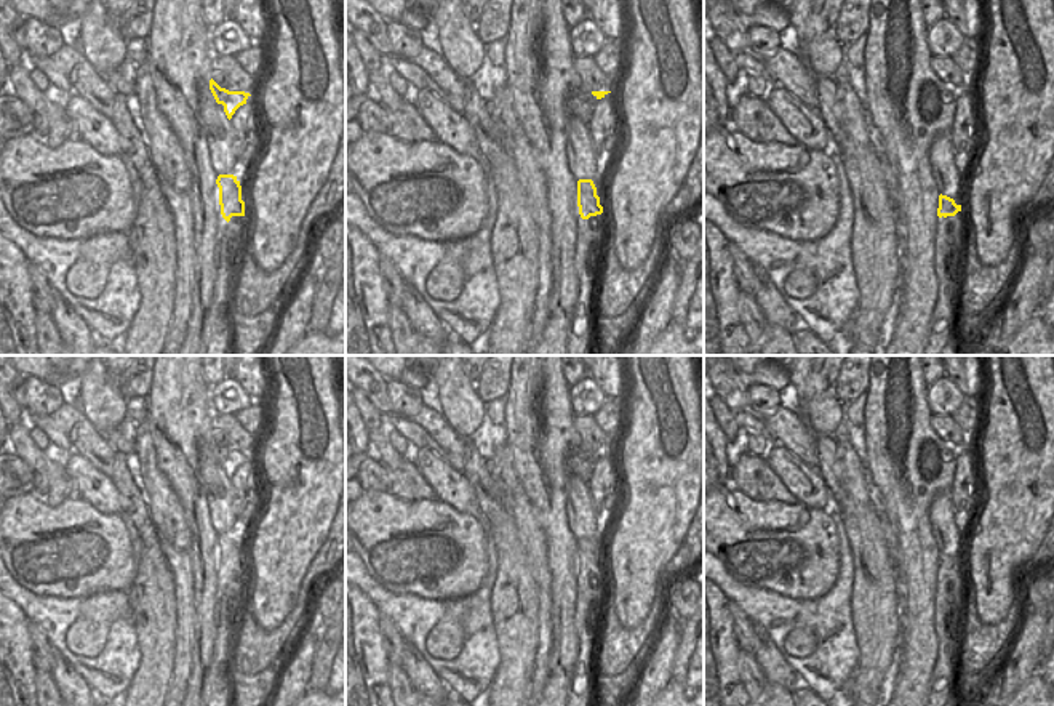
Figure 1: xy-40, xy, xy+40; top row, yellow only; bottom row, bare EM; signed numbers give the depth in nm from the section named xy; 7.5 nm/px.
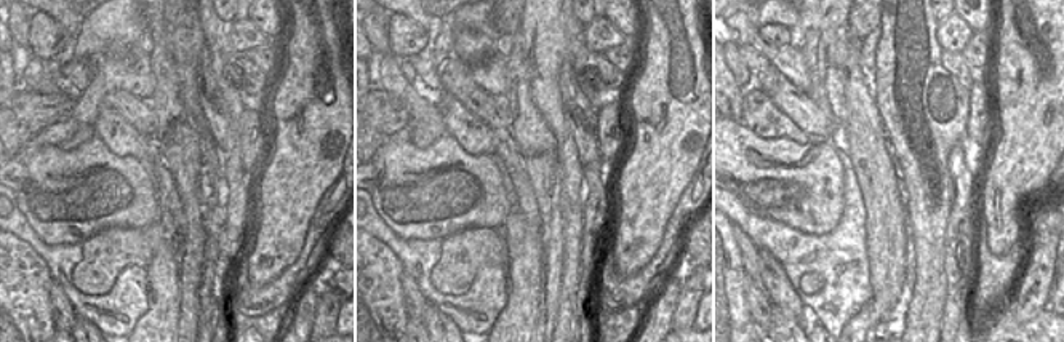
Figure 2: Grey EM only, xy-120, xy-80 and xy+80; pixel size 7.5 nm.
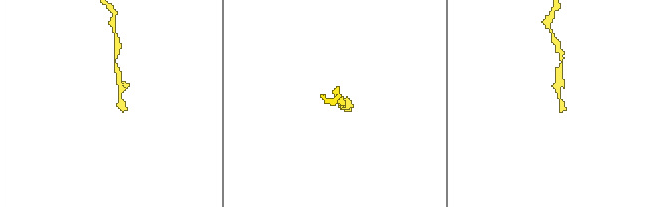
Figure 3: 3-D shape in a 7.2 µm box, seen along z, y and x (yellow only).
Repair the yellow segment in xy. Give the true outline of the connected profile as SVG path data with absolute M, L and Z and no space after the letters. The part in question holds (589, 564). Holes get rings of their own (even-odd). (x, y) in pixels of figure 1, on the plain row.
M592 538L577 540L577 599L574 602L574 631L579 640L577 660L566 690L566 706L585 706L597 690L598 637L587 613L592 602L605 597L606 581L597 543Z

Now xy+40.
M939 554L936 608L932 626L937 637L937 660L929 679L929 692L924 706L944 706L948 701L948 688L956 684L958 658L964 636L964 621L950 620L945 615L950 602L964 597L961 564L947 554Z

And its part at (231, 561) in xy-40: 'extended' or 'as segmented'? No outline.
extended

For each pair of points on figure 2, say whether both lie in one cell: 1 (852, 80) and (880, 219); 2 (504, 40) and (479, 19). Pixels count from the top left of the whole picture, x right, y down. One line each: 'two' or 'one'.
1: one
2: two

